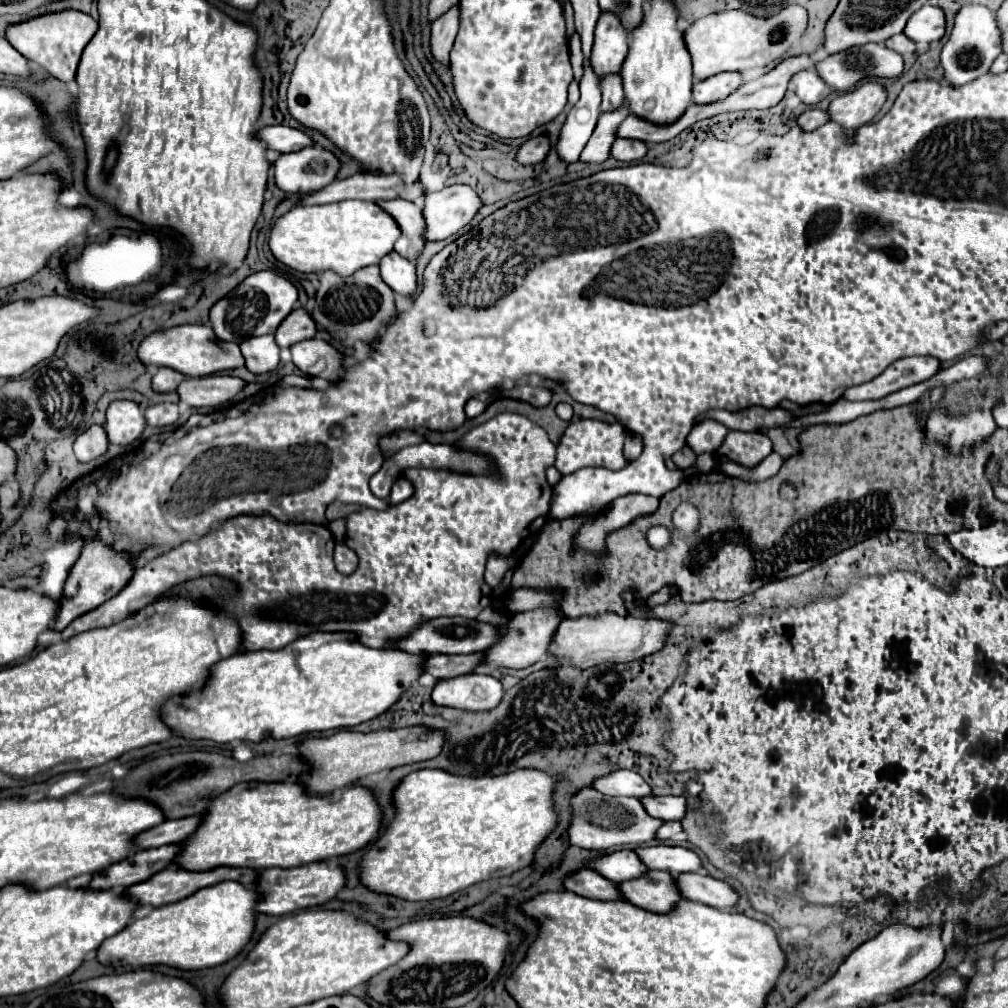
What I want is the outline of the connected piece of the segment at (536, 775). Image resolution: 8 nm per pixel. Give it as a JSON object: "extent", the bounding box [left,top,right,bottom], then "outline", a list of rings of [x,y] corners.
{"extent":[358,770,556,902],"outline":[[[418,770],[404,776],[392,792],[396,816],[358,862],[362,886],[400,900],[422,902],[444,898],[476,882],[510,876],[530,866],[534,850],[556,826],[556,812],[552,808],[554,782],[554,776],[540,774],[538,770],[516,770],[494,778],[466,778],[442,770]]]}

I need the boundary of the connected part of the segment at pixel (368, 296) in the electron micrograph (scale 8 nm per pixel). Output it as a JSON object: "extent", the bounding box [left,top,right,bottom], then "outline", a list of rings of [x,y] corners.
{"extent":[312,266,394,346],"outline":[[[378,266],[360,268],[348,278],[338,278],[330,270],[320,274],[320,288],[316,290],[316,306],[312,318],[334,338],[338,338],[344,346],[350,346],[360,338],[366,344],[370,344],[376,338],[376,334],[384,328],[384,320],[390,322],[394,316],[394,292],[380,278]]]}

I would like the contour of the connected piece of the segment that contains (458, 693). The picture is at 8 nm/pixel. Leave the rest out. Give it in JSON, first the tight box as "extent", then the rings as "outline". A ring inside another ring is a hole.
{"extent":[432,674,502,712],"outline":[[[466,674],[458,678],[442,680],[434,686],[432,700],[438,706],[458,708],[466,712],[486,712],[500,704],[502,690],[500,680],[492,676],[478,676],[478,674]],[[480,686],[486,692],[486,698],[478,698],[474,694],[474,688]],[[498,688],[498,690],[496,690]]]}

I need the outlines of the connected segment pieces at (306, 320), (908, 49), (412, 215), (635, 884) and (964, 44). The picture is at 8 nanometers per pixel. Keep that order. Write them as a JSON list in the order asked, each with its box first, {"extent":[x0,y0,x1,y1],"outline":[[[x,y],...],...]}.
[{"extent":[276,308,316,348],"outline":[[[304,308],[292,310],[290,318],[286,318],[286,322],[282,322],[282,326],[278,326],[276,330],[276,342],[280,348],[290,348],[314,336],[316,336],[316,322]]]},{"extent":[886,34,916,54],"outline":[[[898,34],[894,38],[888,38],[886,40],[886,46],[890,50],[896,50],[898,54],[914,54],[914,50],[916,50],[916,44],[908,36],[904,36],[904,34]]]},{"extent":[376,198,426,258],"outline":[[[402,198],[378,200],[376,204],[382,206],[382,210],[394,218],[402,232],[394,246],[398,254],[410,258],[410,250],[420,252],[426,246],[426,242],[422,242],[422,208],[418,204]]]},{"extent":[618,870,682,912],"outline":[[[648,870],[644,876],[618,884],[618,894],[648,912],[668,912],[682,898],[674,878],[662,870]]]},{"extent":[940,6,1002,86],"outline":[[[966,6],[958,12],[952,36],[940,56],[940,62],[944,68],[942,80],[950,86],[968,84],[980,78],[982,74],[986,74],[990,70],[990,64],[998,58],[1000,52],[1002,48],[1000,48],[1000,30],[996,24],[996,14],[990,14],[986,6]]]}]

